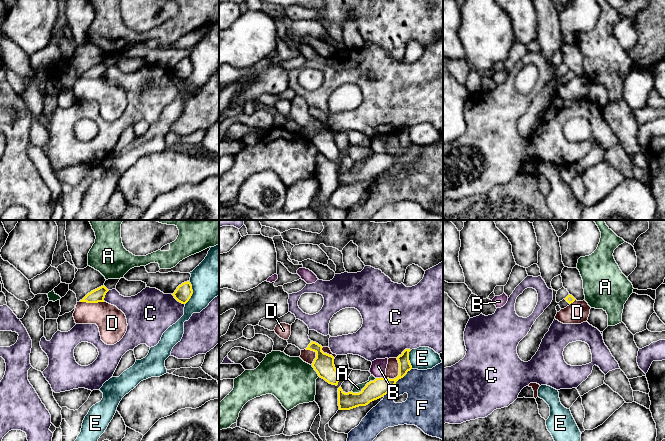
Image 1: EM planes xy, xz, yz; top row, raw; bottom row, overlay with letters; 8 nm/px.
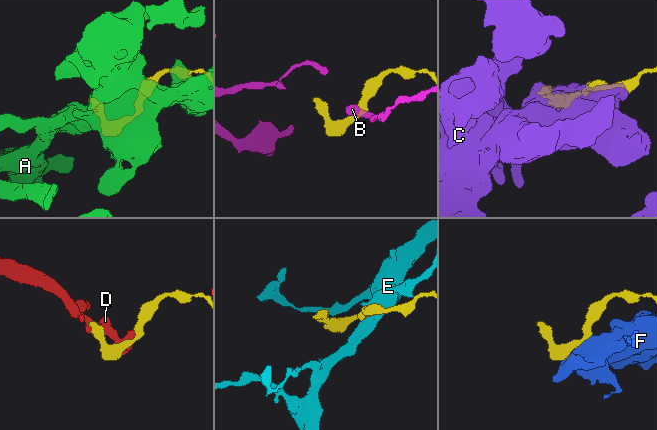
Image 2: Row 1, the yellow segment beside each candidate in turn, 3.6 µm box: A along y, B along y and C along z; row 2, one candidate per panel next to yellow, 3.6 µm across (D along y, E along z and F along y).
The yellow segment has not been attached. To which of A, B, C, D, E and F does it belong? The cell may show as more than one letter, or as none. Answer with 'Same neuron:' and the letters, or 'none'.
Same neuron: none

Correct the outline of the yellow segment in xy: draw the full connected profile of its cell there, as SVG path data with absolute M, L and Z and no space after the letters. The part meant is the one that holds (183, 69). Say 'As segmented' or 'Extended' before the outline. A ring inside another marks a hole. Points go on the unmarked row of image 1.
As segmented. M187 57L179 61L172 71L178 78L186 80L191 74L192 70L192 61L189 57Z

